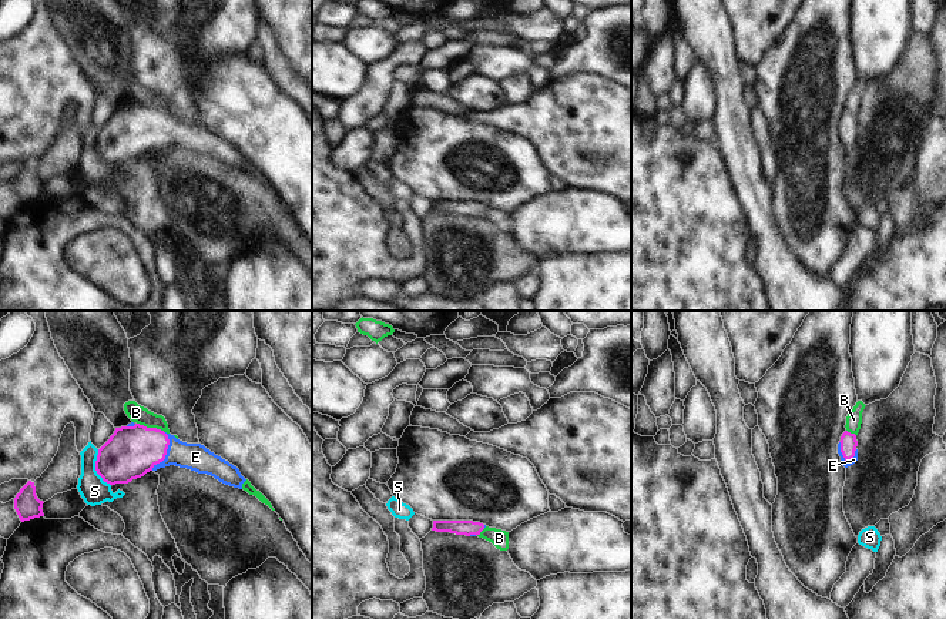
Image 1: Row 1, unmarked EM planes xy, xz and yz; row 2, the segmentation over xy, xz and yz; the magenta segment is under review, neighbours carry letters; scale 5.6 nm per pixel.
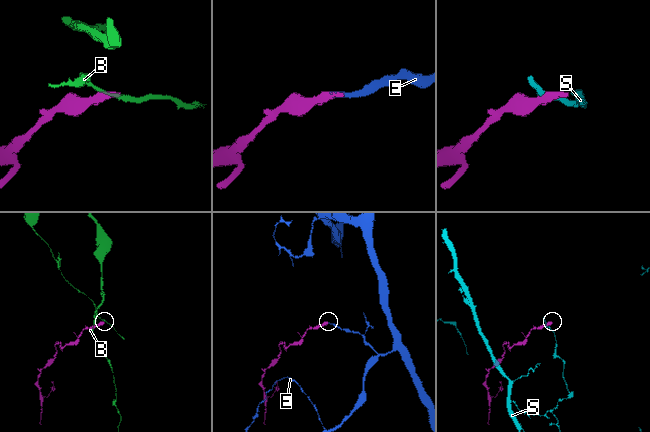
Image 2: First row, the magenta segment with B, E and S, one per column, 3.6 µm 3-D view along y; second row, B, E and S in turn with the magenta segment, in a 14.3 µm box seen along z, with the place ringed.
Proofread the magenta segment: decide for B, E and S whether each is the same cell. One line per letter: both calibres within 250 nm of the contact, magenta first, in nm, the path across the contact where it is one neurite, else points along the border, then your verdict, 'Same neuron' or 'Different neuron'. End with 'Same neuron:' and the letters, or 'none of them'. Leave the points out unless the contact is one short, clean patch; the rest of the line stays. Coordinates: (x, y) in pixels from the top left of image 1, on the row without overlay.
B: Thickness 280 nm (magenta) against 100 nm. Boundary: xy (137, 103), (160, 109), (164, 113). Different neuron
E: Thickness 280 nm (magenta) against 160 nm. Path across: xy (130, 133), (165, 133), (195, 137). Same neuron
S: Thickness 280 nm (magenta) against 160 nm. Boundary: xy (97, 130), (96, 153), (110, 166). Different neuron
Same neuron: E.

